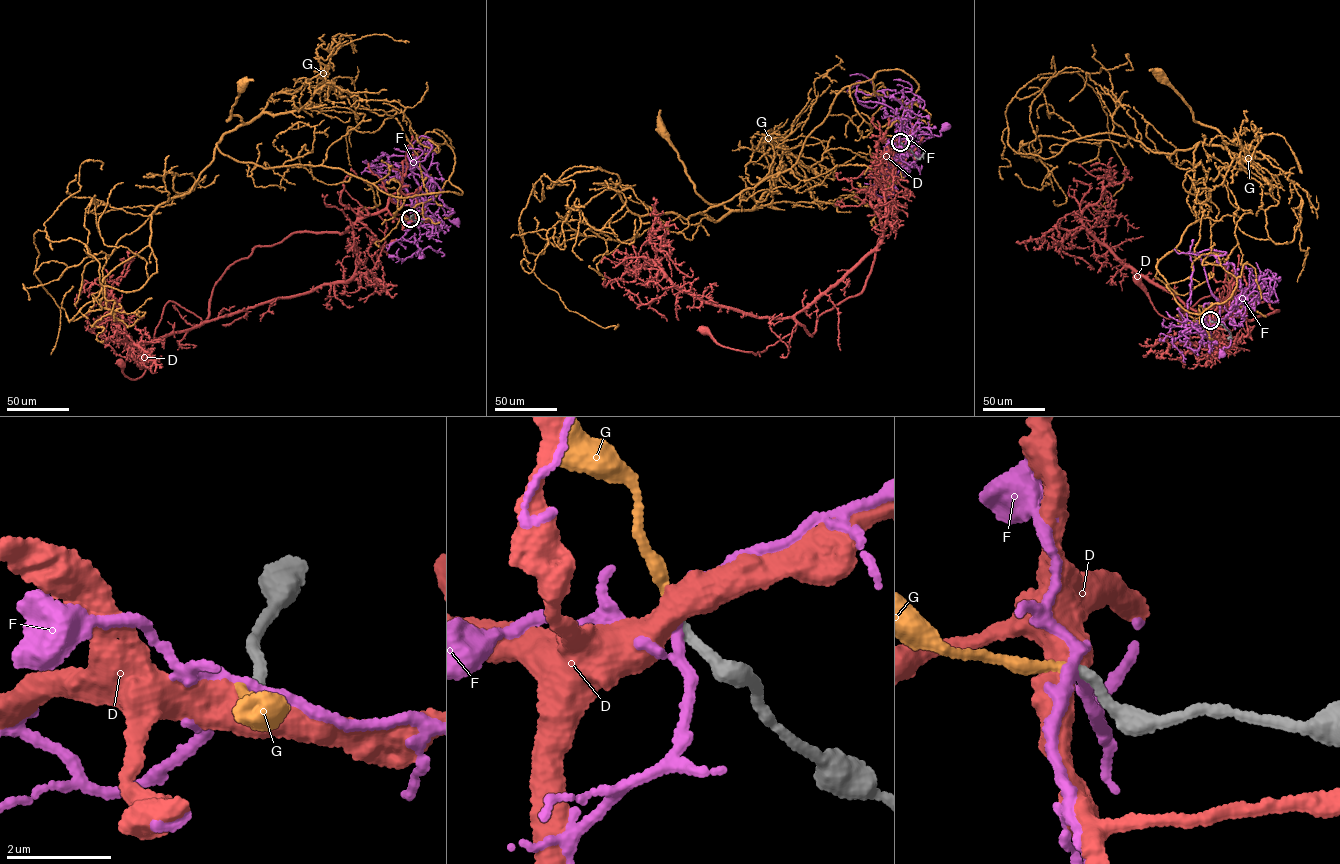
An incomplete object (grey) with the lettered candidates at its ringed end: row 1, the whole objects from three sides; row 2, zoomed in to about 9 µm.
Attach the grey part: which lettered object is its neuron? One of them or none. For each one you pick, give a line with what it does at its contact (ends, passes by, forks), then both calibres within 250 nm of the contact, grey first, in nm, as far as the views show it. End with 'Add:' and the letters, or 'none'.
G: it ends | 180/180 nm
Add: G

